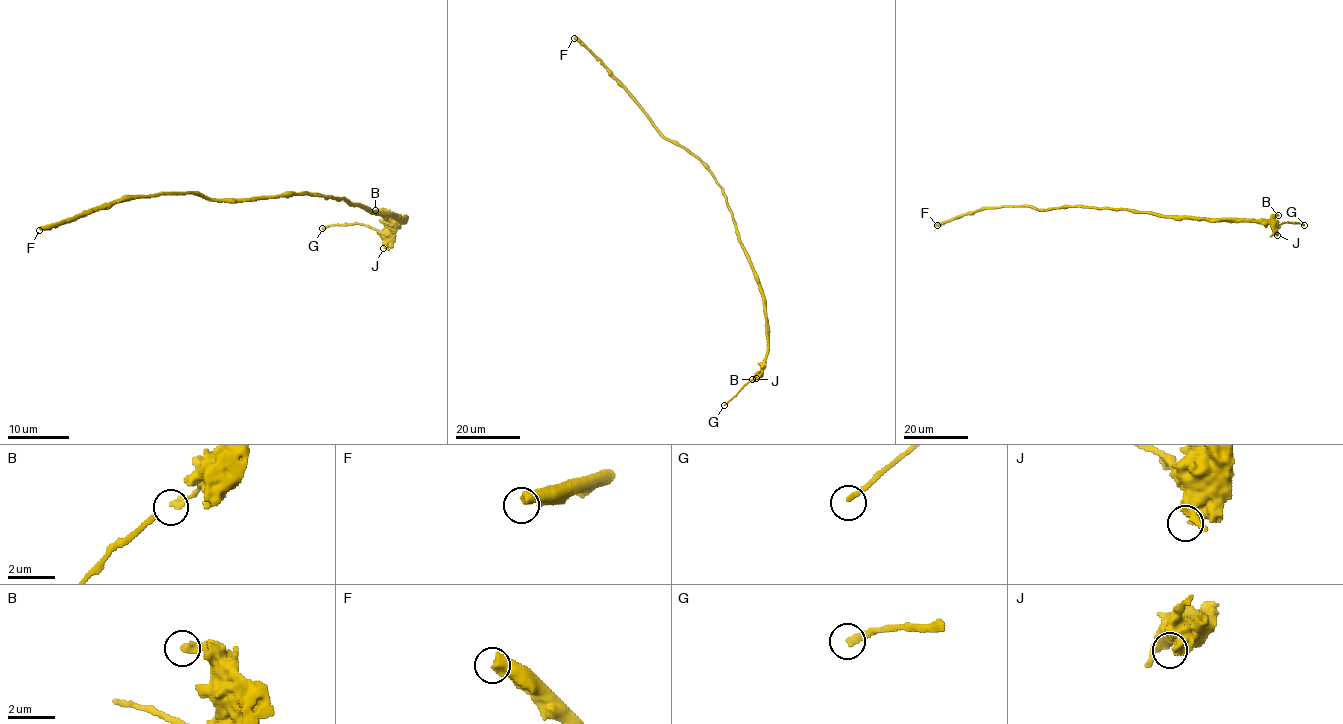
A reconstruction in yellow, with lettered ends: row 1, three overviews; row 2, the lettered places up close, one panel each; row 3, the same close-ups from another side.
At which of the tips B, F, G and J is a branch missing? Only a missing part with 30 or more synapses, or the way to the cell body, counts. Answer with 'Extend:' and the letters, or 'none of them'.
Extend: G

